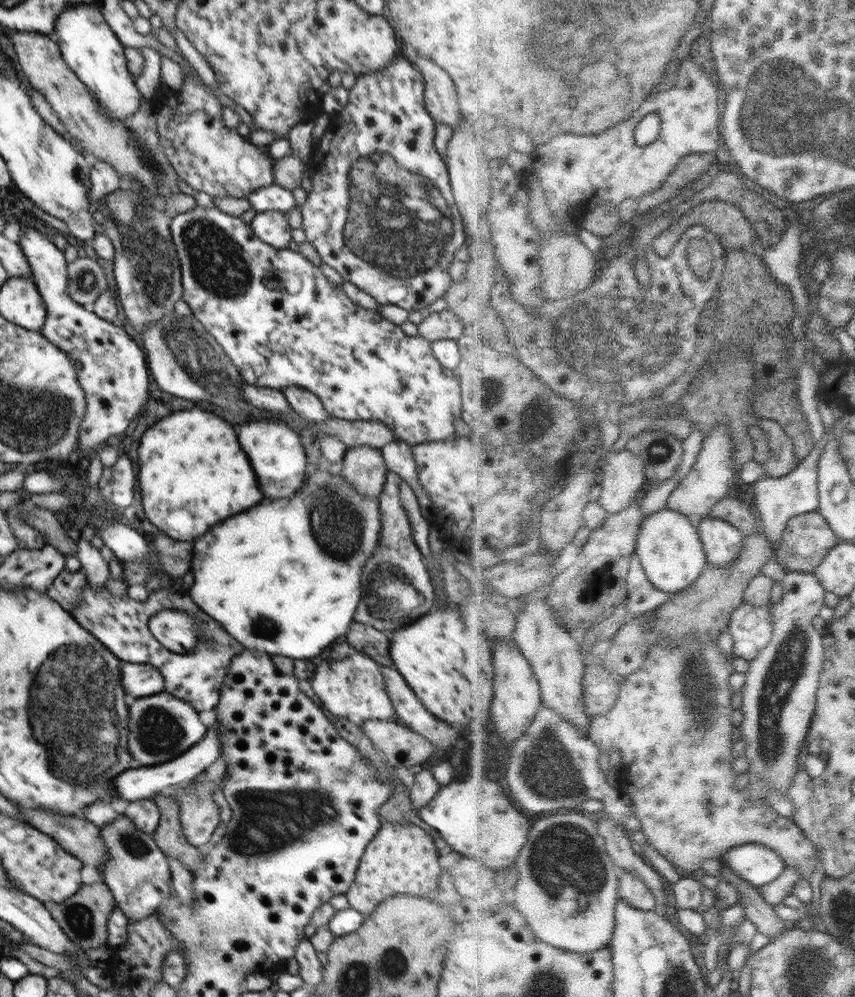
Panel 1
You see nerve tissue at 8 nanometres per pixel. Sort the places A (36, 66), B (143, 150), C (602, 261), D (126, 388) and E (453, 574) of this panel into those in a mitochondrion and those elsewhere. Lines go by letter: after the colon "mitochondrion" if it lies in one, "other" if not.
A: other
B: mitochondrion
C: other
D: other
E: other

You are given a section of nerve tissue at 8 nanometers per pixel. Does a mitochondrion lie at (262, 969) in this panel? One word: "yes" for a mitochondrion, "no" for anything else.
no

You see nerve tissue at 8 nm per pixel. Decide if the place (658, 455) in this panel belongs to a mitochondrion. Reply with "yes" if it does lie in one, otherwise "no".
yes

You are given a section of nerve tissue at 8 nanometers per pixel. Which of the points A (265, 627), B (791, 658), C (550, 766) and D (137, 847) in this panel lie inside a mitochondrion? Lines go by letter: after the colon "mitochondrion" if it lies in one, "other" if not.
A: mitochondrion
B: mitochondrion
C: mitochondrion
D: mitochondrion

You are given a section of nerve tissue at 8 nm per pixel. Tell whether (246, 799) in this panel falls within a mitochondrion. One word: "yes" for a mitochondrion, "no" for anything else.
no

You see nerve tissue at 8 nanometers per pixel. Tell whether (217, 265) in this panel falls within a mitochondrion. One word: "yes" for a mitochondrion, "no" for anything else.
yes

